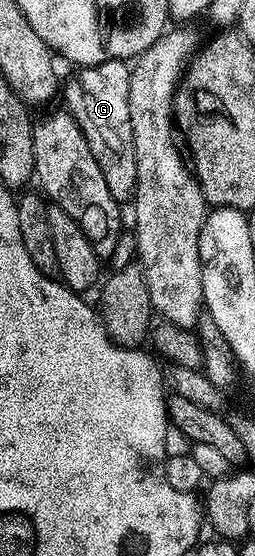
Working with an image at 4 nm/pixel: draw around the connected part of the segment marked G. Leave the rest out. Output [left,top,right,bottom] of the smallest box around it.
[62,58,138,203]

